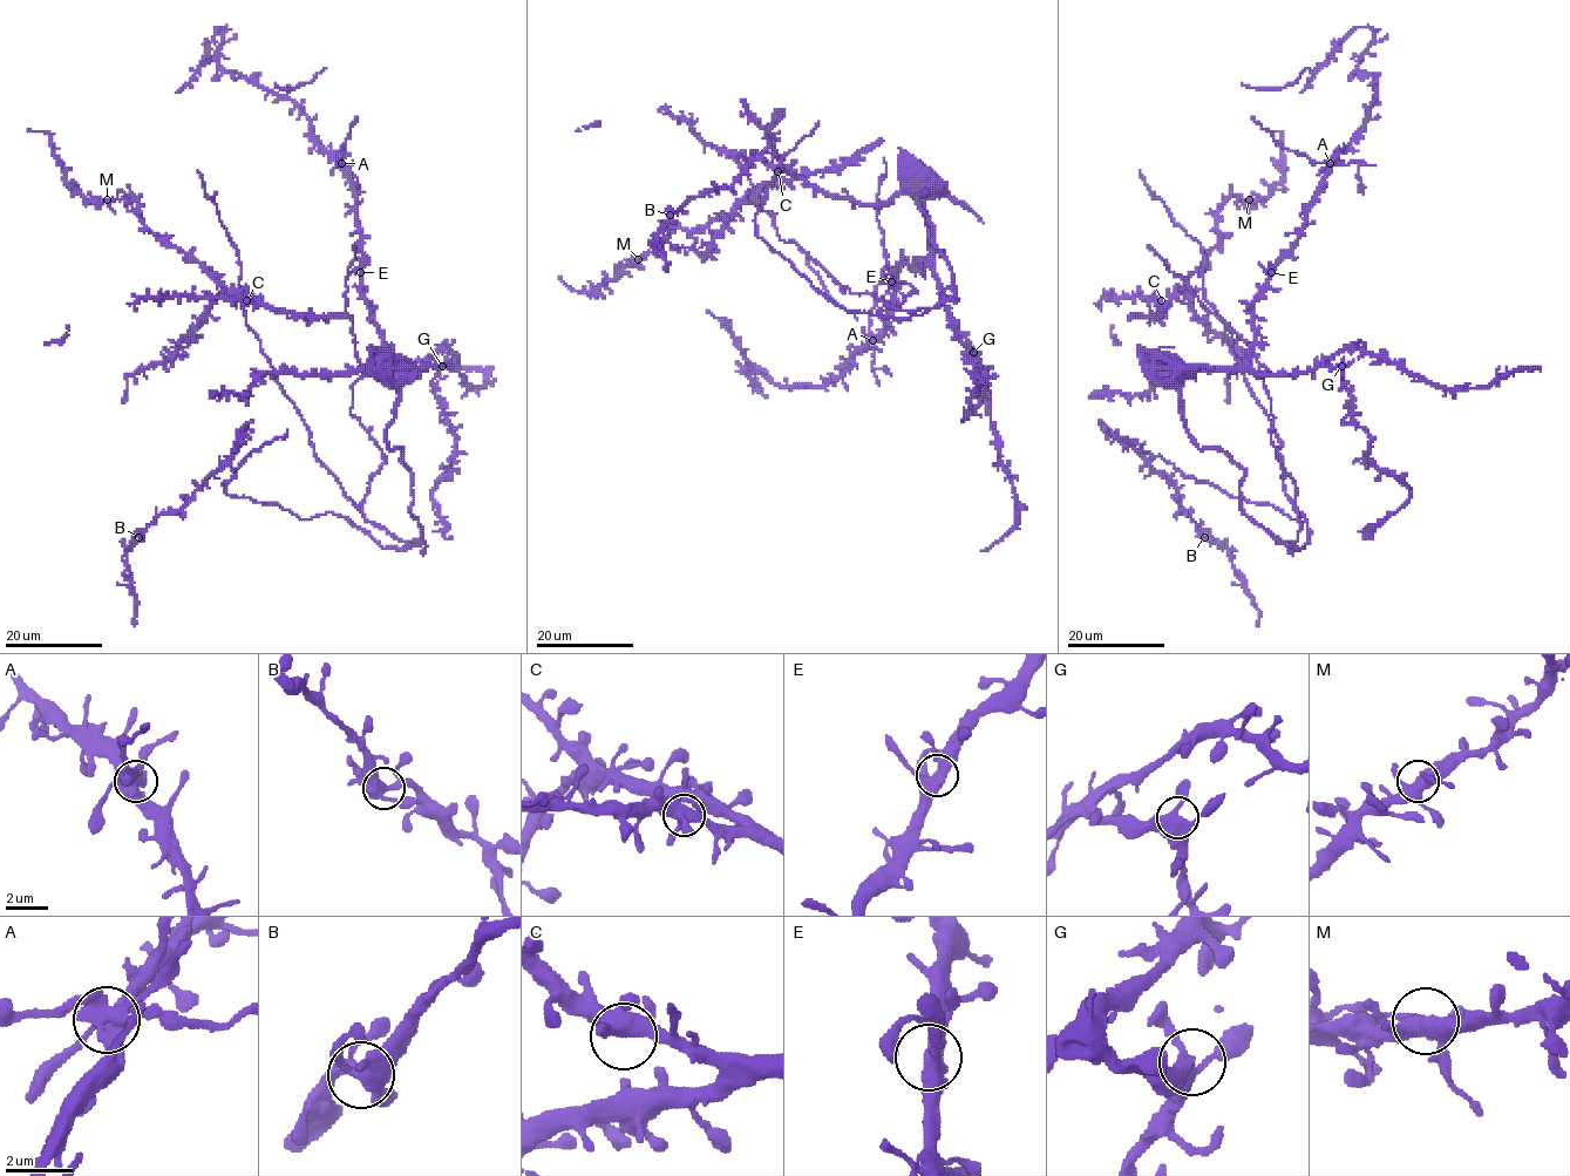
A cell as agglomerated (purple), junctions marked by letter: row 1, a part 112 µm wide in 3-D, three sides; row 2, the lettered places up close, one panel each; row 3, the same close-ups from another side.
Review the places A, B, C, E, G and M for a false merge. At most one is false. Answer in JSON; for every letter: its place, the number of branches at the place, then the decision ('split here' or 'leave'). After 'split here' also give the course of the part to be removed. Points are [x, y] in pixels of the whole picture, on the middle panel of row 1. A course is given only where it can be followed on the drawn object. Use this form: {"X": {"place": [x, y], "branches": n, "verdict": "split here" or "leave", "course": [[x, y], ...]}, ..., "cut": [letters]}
{"A": {"place": [872, 340], "branches": 5, "verdict": "split here", "course": [[872, 340], [870, 315], [875, 286], [882, 280], [887, 263]]}, "B": {"place": [670, 215], "branches": 5, "verdict": "leave"}, "C": {"place": [777, 171], "branches": 5, "verdict": "leave"}, "E": {"place": [891, 281], "branches": 4, "verdict": "leave"}, "G": {"place": [973, 352], "branches": 4, "verdict": "leave"}, "M": {"place": [638, 259], "branches": 5, "verdict": "leave"}, "cut": ["A"]}

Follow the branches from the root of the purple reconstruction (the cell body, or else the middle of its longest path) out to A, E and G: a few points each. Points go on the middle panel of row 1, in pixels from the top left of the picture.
A: (924, 174), (929, 258), (916, 265), (899, 265), (892, 271), (891, 308), (884, 331), (872, 340)
E: (924, 174), (929, 258), (916, 265), (899, 265), (892, 271), (891, 281)
G: (924, 174), (925, 223), (930, 231), (935, 277), (950, 323), (973, 352)

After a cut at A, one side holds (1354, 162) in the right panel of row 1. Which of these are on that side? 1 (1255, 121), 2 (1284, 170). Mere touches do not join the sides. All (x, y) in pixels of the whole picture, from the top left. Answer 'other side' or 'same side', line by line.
1: same side
2: other side

